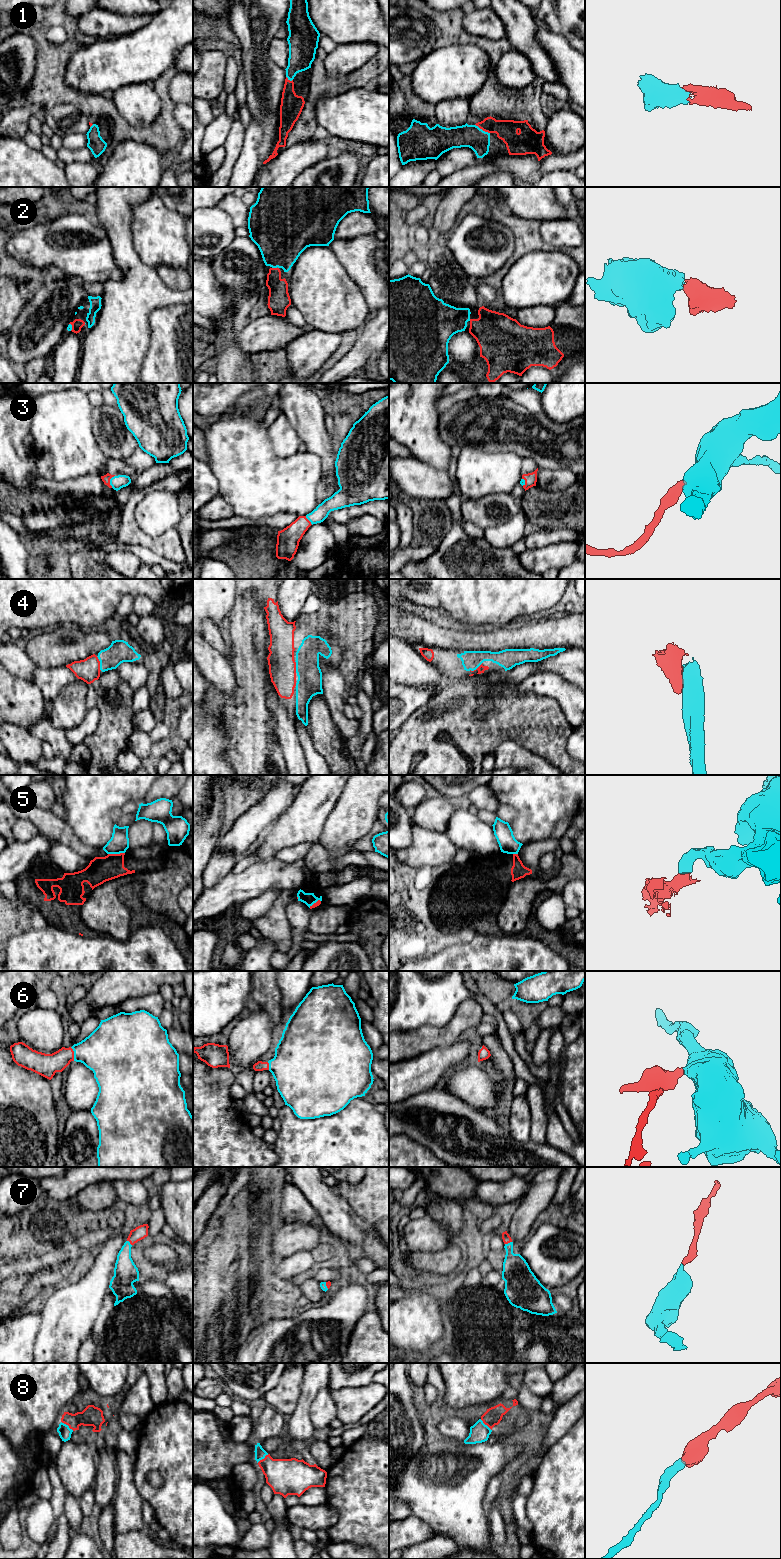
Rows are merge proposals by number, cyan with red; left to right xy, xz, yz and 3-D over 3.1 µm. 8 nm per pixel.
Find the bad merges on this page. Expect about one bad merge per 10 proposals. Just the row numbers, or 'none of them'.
5

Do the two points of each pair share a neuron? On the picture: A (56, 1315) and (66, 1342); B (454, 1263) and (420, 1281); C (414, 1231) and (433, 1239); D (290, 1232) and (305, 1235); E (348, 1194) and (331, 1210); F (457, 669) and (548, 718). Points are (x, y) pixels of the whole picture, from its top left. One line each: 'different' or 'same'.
A: same
B: different
C: same
D: same
E: different
F: different

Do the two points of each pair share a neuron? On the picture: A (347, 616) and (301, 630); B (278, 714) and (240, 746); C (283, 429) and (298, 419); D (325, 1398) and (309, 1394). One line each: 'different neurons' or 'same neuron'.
A: same neuron
B: different neurons
C: different neurons
D: different neurons

